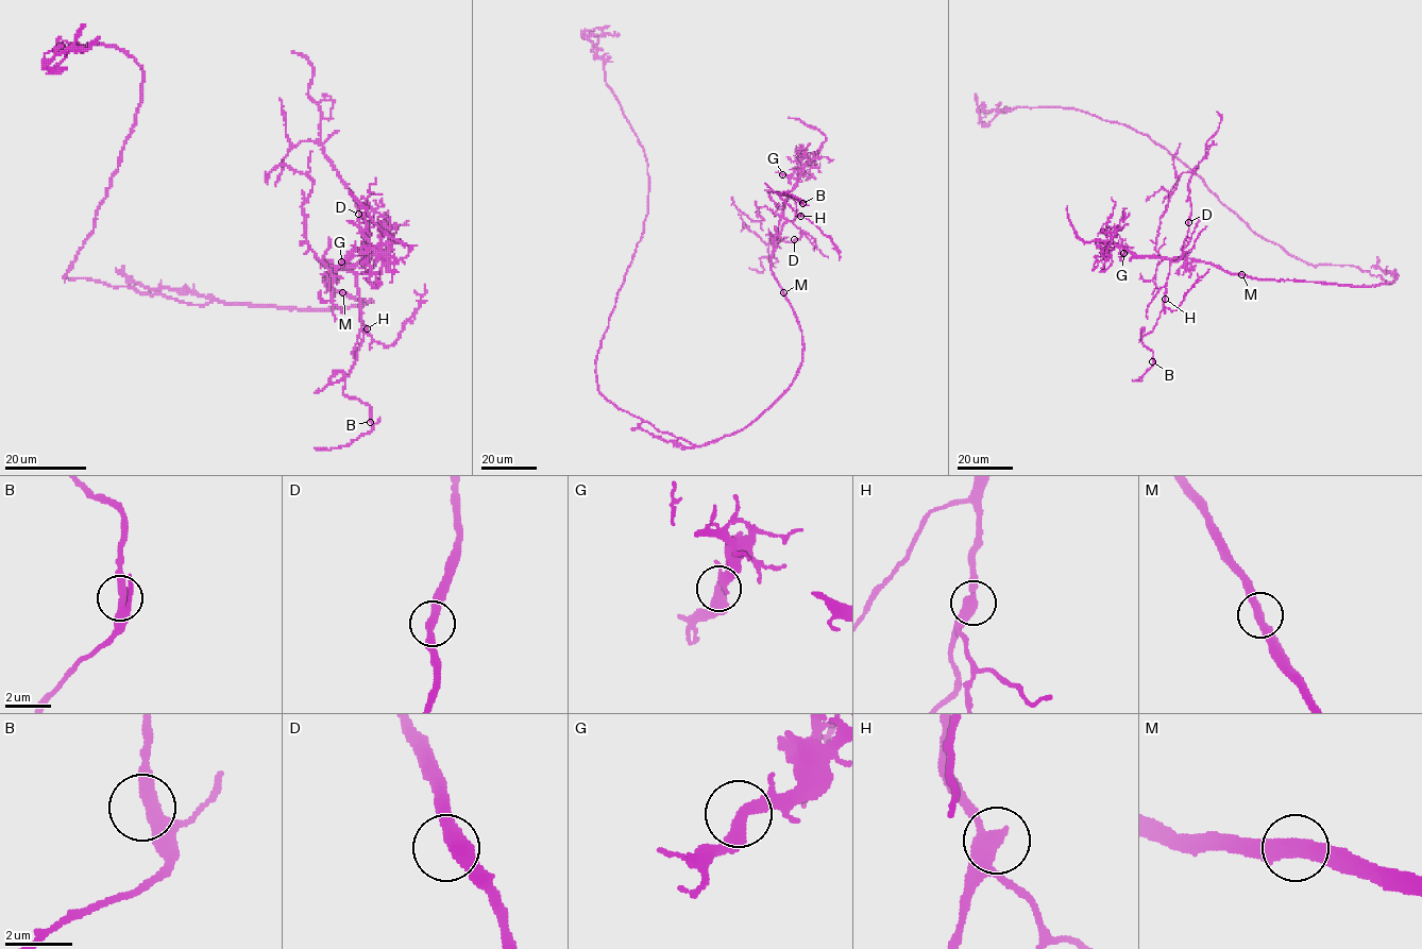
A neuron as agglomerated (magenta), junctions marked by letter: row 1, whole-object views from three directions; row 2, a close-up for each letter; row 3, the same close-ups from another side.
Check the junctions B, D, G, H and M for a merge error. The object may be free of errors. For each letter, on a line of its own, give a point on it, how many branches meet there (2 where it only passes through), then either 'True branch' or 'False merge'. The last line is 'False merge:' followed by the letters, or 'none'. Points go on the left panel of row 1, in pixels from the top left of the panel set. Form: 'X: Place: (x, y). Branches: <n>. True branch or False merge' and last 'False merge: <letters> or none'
B: Place: (370, 422). Branches: 2. True branch
D: Place: (358, 214). Branches: 2. True branch
G: Place: (341, 261). Branches: 2. True branch
H: Place: (367, 328). Branches: 2. True branch
M: Place: (342, 292). Branches: 2. False merge
False merge: M

